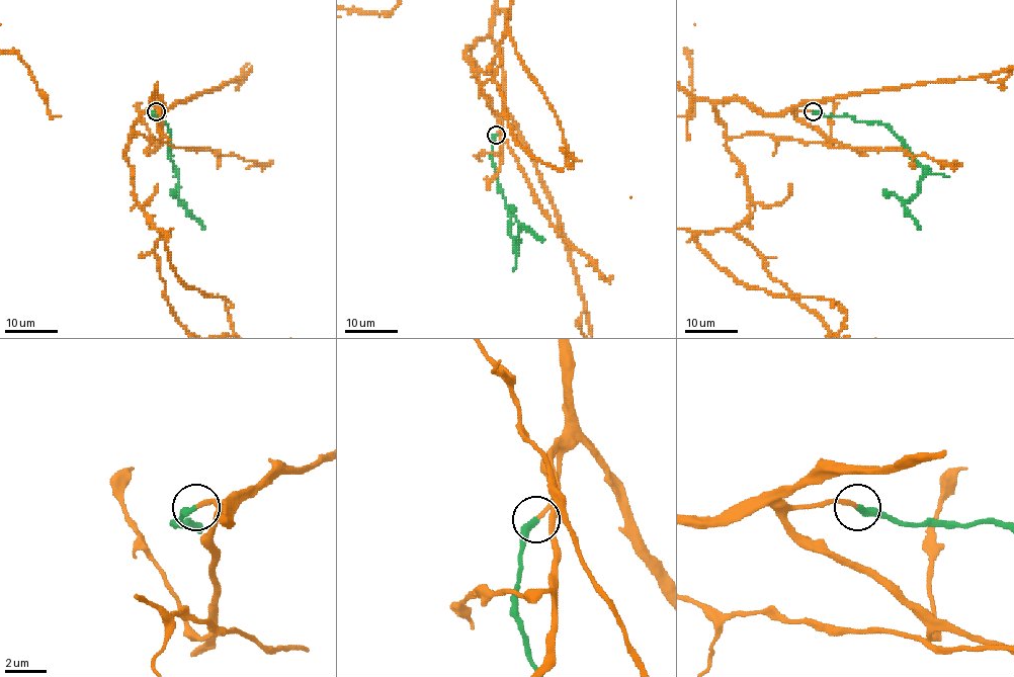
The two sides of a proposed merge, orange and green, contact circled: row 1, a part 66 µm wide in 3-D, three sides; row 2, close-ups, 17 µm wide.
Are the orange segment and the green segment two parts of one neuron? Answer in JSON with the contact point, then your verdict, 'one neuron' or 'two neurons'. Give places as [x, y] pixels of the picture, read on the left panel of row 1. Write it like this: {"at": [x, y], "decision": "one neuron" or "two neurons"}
{"at": [156, 111], "decision": "one neuron"}

